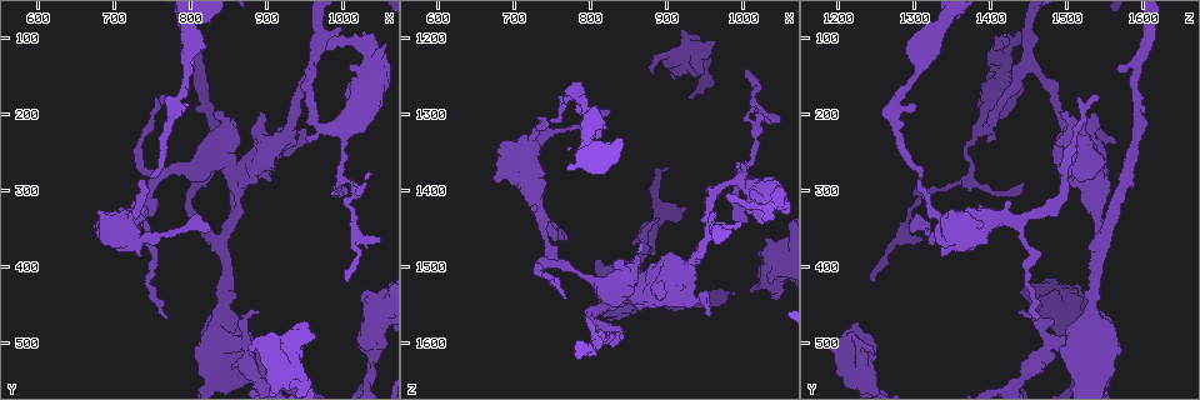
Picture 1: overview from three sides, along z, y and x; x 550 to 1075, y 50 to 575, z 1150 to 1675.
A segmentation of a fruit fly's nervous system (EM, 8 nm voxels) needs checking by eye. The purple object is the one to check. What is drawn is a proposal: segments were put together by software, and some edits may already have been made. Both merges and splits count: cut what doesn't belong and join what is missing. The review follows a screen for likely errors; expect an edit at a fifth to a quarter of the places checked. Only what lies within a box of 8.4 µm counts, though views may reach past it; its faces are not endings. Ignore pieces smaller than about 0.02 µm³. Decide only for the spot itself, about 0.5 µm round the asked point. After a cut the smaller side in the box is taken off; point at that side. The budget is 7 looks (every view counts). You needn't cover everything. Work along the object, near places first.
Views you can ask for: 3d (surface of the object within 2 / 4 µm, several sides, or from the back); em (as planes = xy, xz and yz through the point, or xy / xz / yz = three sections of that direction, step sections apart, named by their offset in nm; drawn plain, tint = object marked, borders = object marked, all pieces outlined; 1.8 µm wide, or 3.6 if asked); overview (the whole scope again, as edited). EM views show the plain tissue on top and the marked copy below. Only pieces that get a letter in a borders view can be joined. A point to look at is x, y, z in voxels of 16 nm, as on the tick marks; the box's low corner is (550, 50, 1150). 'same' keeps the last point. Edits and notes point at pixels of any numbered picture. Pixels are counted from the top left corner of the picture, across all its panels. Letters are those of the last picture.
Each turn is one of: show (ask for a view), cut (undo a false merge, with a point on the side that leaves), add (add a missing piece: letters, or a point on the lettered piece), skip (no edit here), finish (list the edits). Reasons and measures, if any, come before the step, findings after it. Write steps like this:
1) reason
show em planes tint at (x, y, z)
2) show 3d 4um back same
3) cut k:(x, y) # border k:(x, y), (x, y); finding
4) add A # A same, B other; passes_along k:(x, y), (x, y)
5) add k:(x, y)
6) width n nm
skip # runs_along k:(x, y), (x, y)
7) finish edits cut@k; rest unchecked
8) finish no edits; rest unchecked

an open end
show em planes tint at (800, 190, 1305)

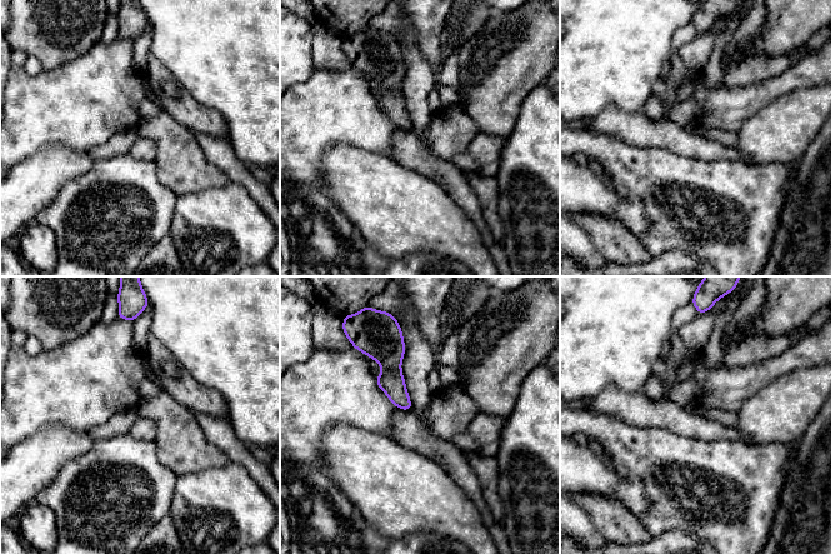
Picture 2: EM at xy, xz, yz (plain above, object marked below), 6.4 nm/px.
what lies round it
show em planes borders same

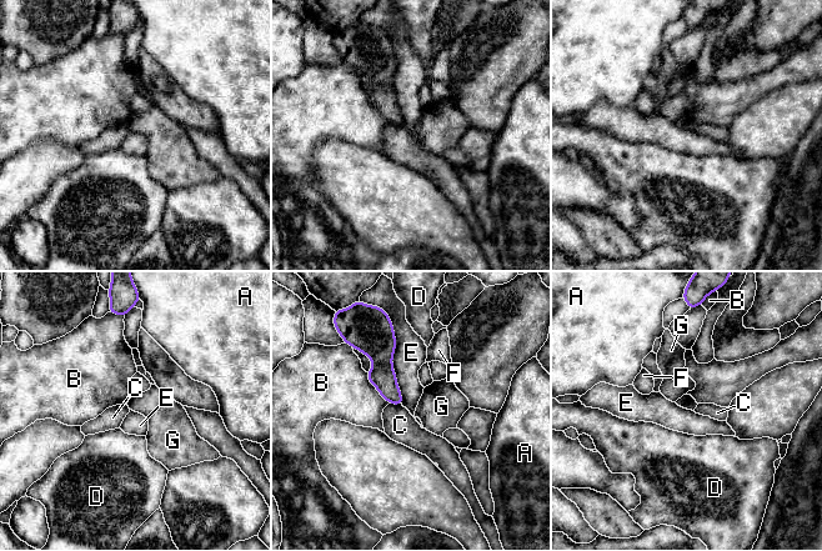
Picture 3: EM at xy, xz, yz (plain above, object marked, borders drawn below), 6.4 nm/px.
longest_contact E 500 nm
skip # A other, B other, C other, D other, E other, F other, G other; border 3:(392, 326), (392, 370), (402, 404); no lettered piece goes on from it

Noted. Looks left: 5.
abrupt turn
show 3d 4um at (990, 220, 1390)

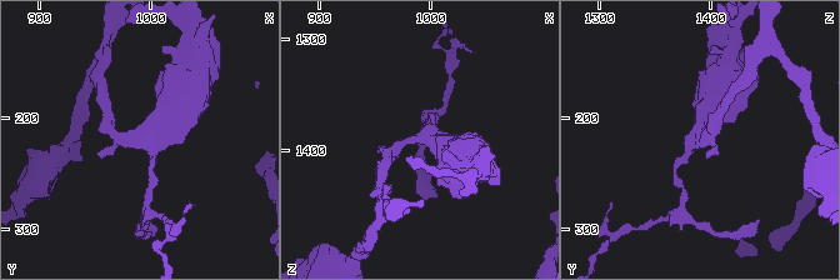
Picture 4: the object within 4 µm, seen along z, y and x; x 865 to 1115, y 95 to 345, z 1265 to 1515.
show em 3.6um planes borders at (990, 224, 1386)

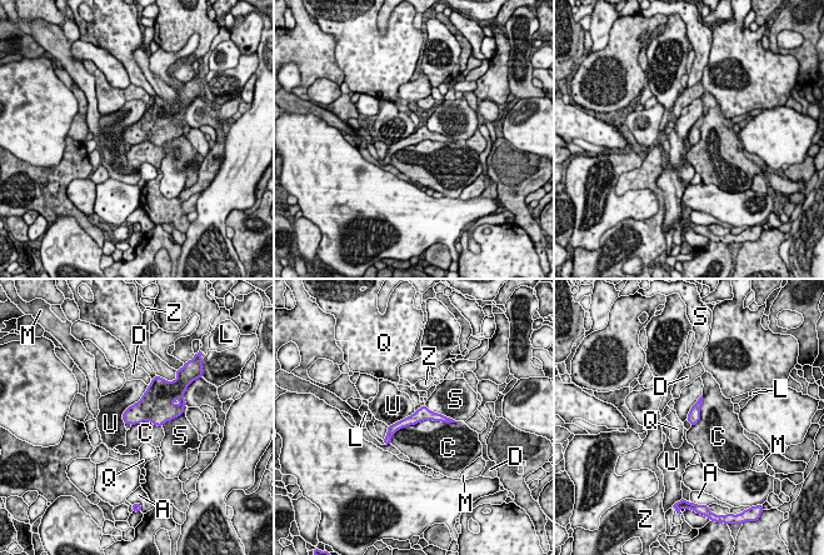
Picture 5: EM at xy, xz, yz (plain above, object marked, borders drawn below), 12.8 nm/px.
longest_contact C 900 nm
skip # A other, C other, D other, L other, M other, Q other, S other, U other, Z other; runs_along 5:(440, 418), (417, 416), (390, 431); one neuron here

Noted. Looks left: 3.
an open end
show em xz step 4 borders at (880, 515, 1245)

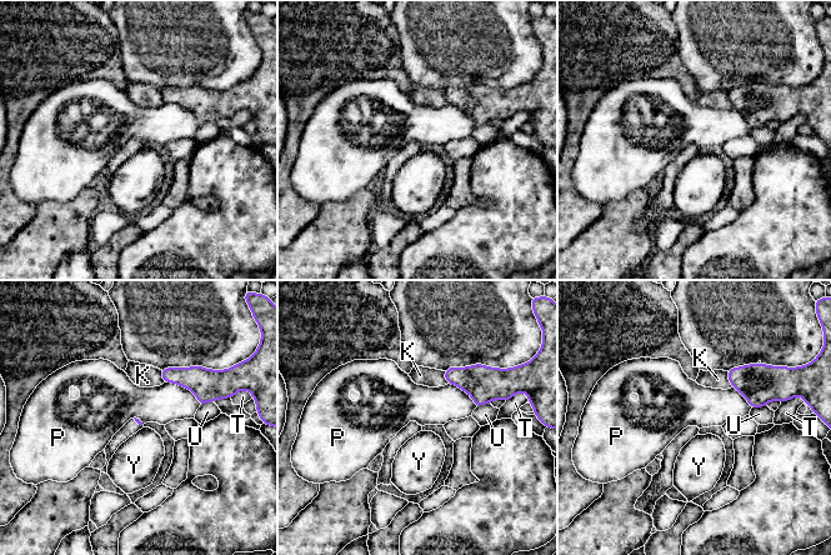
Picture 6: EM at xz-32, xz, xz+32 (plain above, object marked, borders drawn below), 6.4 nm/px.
skip # K other, P other, T other, U other, Y other; border 6:(165, 381), (188, 388), (200, 404); none of them fits

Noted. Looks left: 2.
finish no edits; rest unchecked

